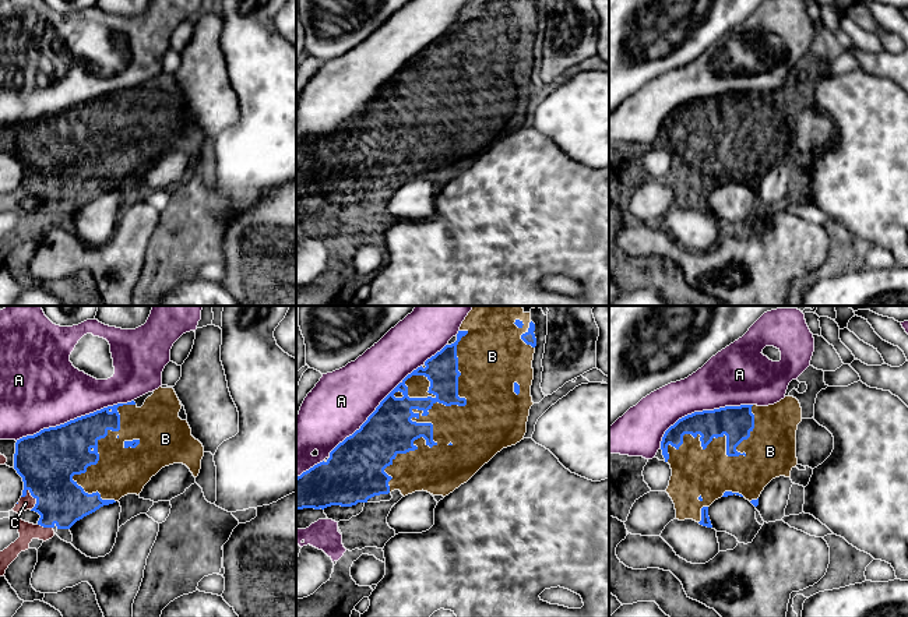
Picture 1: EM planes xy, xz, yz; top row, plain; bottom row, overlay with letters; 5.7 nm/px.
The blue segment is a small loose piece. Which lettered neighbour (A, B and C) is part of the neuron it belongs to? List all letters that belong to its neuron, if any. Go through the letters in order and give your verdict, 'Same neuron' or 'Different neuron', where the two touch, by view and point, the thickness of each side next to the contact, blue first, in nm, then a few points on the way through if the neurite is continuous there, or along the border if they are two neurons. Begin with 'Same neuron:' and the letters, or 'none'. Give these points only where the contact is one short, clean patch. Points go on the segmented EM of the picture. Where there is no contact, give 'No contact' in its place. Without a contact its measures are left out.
Same neuron: B, C
A: Different neuron. Touches blue at xy (74, 419). Thickness 320 nm (blue) against 440 nm
B: Same neuron. Touches blue at xz (422, 415). Thickness 280 nm (blue) against 240 nm
C: Same neuron. Touches blue at xy (37, 500). Thickness 340 nm (blue) against 80 nm. Path across: xy (46, 461), (46, 490), (37, 500), (25, 503)

